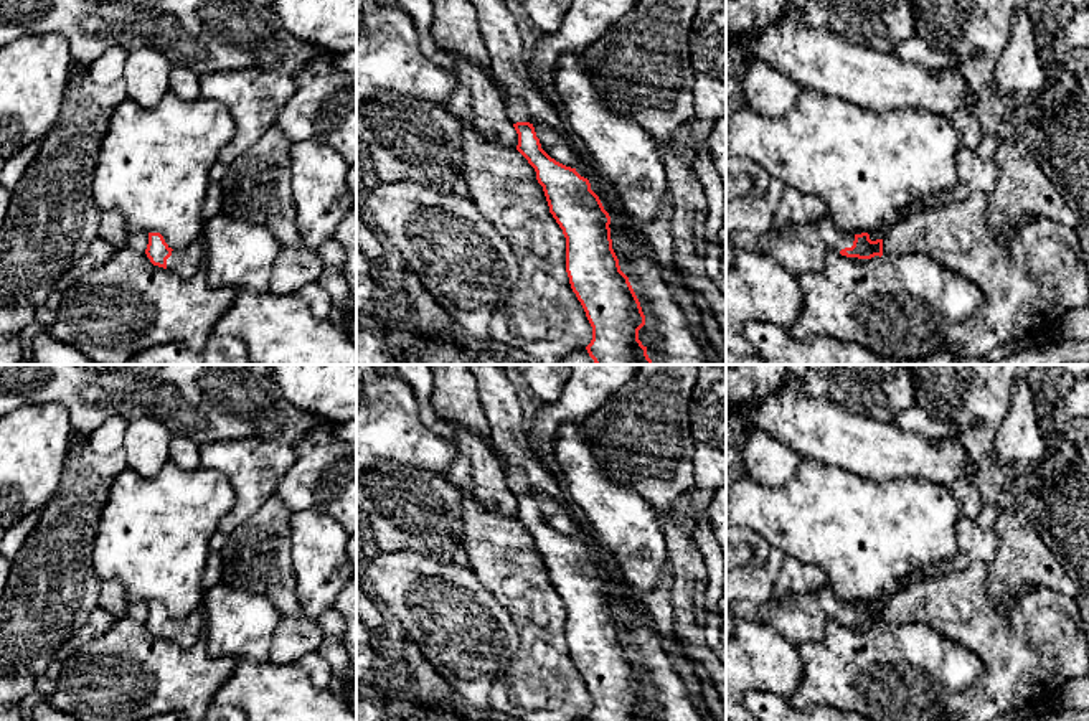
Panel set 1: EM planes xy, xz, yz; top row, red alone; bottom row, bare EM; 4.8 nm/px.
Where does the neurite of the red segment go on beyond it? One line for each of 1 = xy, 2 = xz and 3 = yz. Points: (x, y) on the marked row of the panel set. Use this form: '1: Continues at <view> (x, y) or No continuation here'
1: Continues at xy (185, 263)
2: Continues at xz (523, 101)
3: Continues at yz (799, 249)

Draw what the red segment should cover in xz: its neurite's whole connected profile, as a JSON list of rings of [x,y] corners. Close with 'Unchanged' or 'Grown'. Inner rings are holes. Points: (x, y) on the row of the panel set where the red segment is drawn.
[[[470,0],[485,43],[490,73],[500,84],[507,117],[518,134],[516,150],[536,172],[536,180],[543,186],[549,213],[563,229],[566,238],[566,272],[578,300],[592,327],[592,340],[586,346],[596,365],[652,365],[647,346],[639,340],[639,330],[645,325],[640,302],[620,271],[619,259],[612,249],[610,216],[604,210],[599,196],[591,190],[589,163],[582,155],[576,168],[566,167],[551,158],[536,137],[535,125],[544,124],[559,132],[568,132],[563,114],[533,82],[528,71],[528,56],[523,49],[521,35],[505,0]]]. Grown

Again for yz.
[[[827,214],[815,223],[787,229],[771,226],[762,234],[761,252],[799,277],[804,272],[822,271],[828,252],[858,259],[881,257],[883,239],[871,241],[868,233],[842,231]]]. Grown

